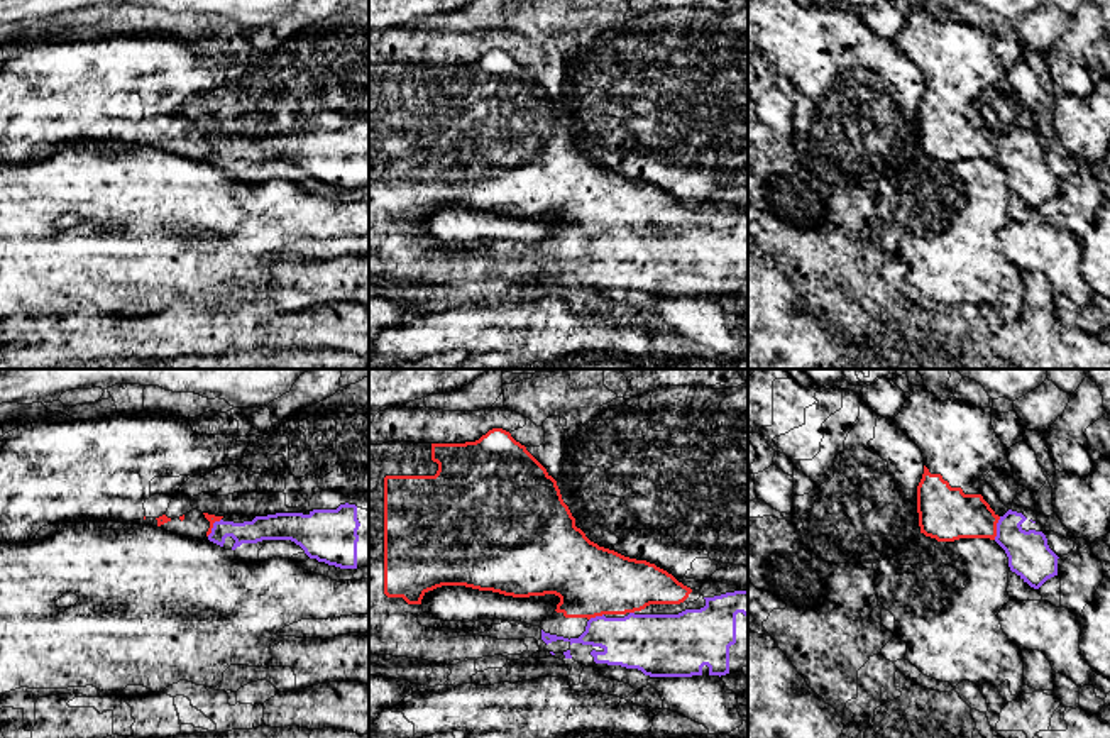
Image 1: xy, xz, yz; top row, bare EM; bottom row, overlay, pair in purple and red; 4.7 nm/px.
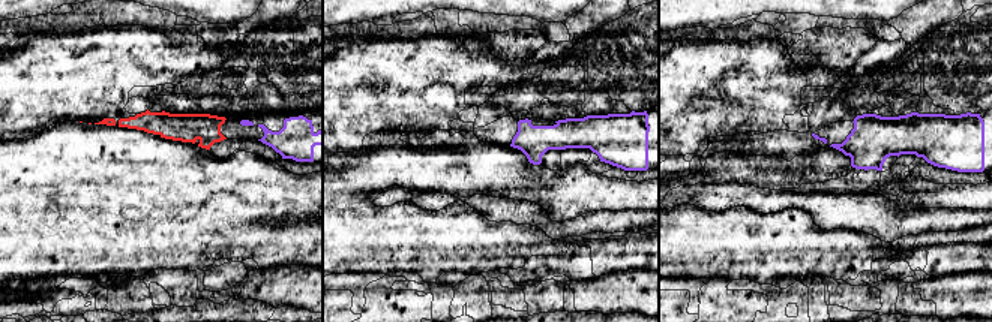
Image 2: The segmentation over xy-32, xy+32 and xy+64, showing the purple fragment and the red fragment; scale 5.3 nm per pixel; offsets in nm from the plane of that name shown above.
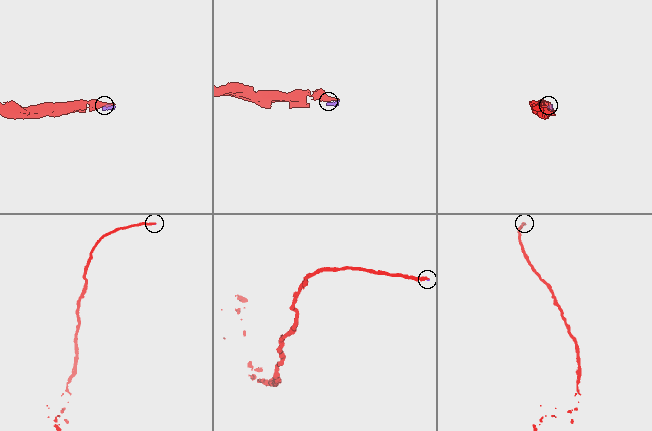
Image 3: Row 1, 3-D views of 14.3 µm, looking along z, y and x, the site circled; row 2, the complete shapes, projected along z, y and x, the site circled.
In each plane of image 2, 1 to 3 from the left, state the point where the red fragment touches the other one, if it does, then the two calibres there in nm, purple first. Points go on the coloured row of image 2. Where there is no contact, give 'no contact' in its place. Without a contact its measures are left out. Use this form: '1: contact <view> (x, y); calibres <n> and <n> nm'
1: no contact
2: no contact
3: no contact

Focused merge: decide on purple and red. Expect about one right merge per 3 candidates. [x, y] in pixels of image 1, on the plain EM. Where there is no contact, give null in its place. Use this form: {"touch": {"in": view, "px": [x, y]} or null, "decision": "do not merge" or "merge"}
{"touch": {"in": "yz", "px": [997, 149]}, "decision": "merge"}

